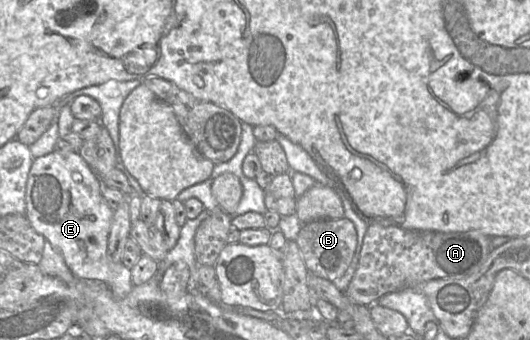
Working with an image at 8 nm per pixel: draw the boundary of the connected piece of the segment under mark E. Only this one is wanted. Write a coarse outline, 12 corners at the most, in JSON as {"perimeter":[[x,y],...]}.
{"perimeter":[[79,153],[34,158],[24,214],[77,278],[134,285],[114,210]]}

